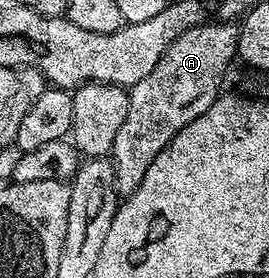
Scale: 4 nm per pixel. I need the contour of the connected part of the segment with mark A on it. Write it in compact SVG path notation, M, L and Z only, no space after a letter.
M218 20L205 22L177 36L177 40L169 44L165 56L157 60L157 68L153 68L153 72L149 72L145 80L137 80L137 84L130 87L129 116L125 116L125 124L121 124L117 132L117 140L113 140L113 148L109 155L115 164L115 188L120 195L126 196L133 193L141 184L145 172L149 172L149 164L157 160L157 156L167 147L169 140L173 140L173 136L177 136L177 132L181 132L185 124L197 120L197 116L204 114L220 98L219 85L222 84L223 77L226 76L227 69L231 66L231 61L233 63L236 61L238 52L238 25Z

